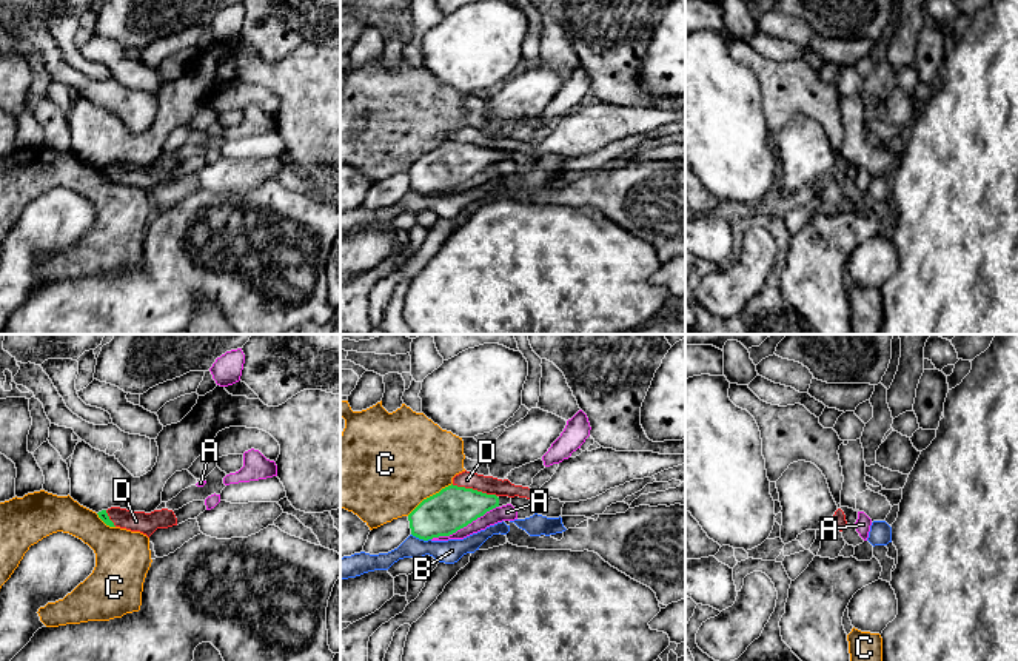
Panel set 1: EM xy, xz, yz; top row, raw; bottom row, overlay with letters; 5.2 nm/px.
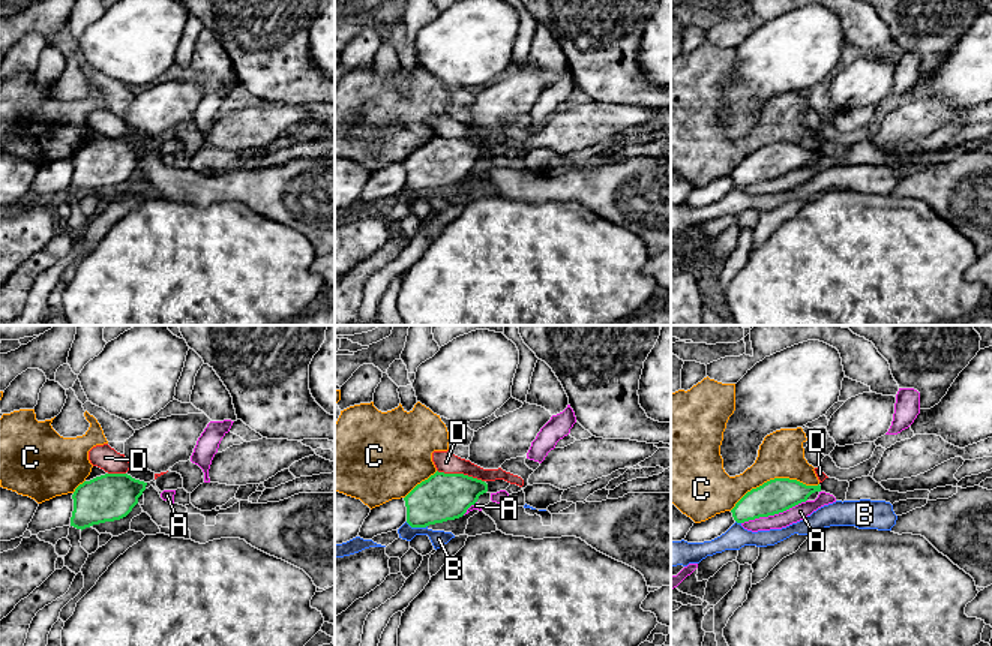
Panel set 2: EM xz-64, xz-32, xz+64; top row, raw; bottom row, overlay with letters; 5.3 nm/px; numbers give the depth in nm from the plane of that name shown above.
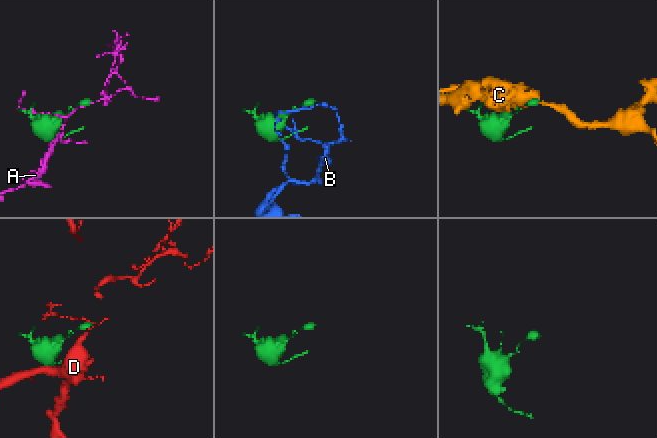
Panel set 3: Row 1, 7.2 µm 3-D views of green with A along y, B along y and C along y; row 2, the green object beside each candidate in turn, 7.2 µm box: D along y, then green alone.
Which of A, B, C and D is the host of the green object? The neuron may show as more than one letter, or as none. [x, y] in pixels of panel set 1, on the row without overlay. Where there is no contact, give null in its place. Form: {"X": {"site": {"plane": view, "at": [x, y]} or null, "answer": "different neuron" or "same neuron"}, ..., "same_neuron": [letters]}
{"A": {"site": {"plane": "xz", "at": [464, 181]}, "answer": "different neuron"}, "B": {"site": {"plane": "xz", "at": [421, 193]}, "answer": "different neuron"}, "C": {"site": {"plane": "xz", "at": [430, 151]}, "answer": "different neuron"}, "D": {"site": {"plane": "xz", "at": [475, 145]}, "answer": "different neuron"}, "same_neuron": []}

